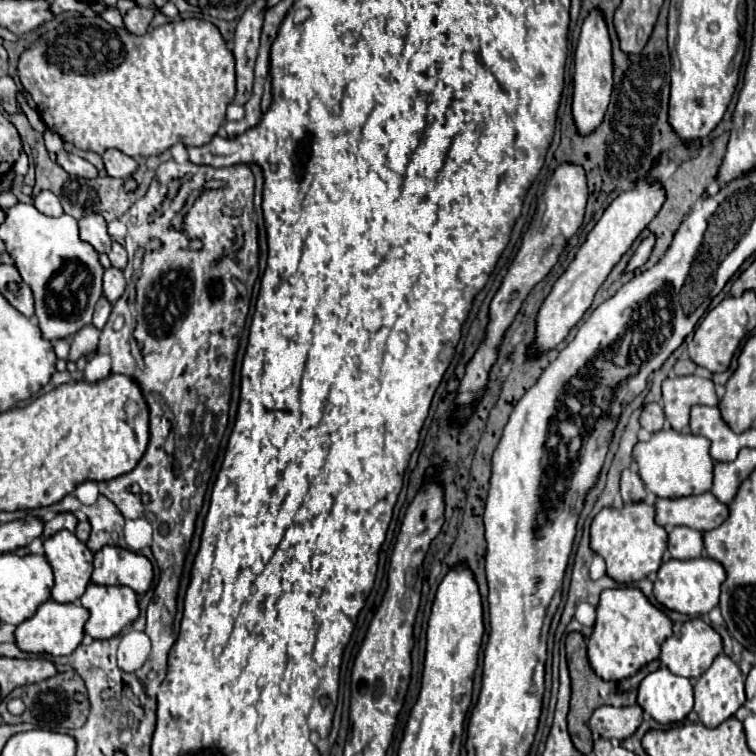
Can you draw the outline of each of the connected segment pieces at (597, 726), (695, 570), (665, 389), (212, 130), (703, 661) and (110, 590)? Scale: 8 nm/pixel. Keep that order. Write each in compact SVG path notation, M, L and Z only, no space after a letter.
M604 705L604 707L598 707L590 717L592 733L604 739L618 739L618 741L630 737L640 723L642 723L640 705L632 705L632 707Z
M698 557L688 561L670 559L662 563L662 567L658 569L658 577L654 581L654 595L658 603L662 603L672 611L686 613L686 615L704 615L718 605L720 585L724 583L724 579L726 579L724 567L710 557Z
M698 375L668 377L662 385L664 413L674 431L686 431L694 405L718 405L712 379Z
M96 15L92 19L74 17L74 19L68 19L66 23L58 25L56 29L50 29L44 35L40 35L38 41L28 51L22 53L22 57L18 61L18 75L20 75L20 81L22 81L24 89L38 103L38 113L40 113L42 121L46 123L46 127L50 131L58 133L64 141L70 141L78 149L84 149L84 151L104 153L106 149L114 147L114 149L118 149L118 151L122 151L122 153L126 153L130 157L160 155L160 153L164 153L166 149L170 149L176 143L184 143L186 147L208 143L218 133L218 129L222 127L222 123L226 119L226 107L236 95L234 55L226 47L226 41L222 39L218 27L208 23L208 21L200 21L200 19L184 19L184 21L176 19L176 21L170 21L170 23L162 25L162 27L156 27L152 33L146 33L144 37L136 37L136 35L128 33L126 29L116 29L116 27L108 25L100 15Z
M700 617L696 619L688 619L678 633L674 633L672 637L668 637L662 643L662 653L660 653L660 661L676 675L688 677L688 679L698 679L714 661L716 655L722 653L722 637L708 625L704 623Z
M90 583L80 601L90 611L84 631L94 639L110 639L118 635L140 613L136 593L122 585L108 587Z

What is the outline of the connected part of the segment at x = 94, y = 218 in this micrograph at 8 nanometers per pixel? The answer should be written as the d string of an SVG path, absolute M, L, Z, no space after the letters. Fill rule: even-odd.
M86 215L78 221L80 225L80 239L90 243L98 253L108 253L112 239L106 231L106 221L102 215Z

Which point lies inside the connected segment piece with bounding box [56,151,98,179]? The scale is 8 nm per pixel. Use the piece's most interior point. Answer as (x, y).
(72, 164)

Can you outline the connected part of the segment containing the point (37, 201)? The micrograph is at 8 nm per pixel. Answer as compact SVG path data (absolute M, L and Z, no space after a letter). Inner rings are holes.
M40 191L34 199L32 199L34 207L44 213L44 215L50 215L50 217L58 217L62 215L62 205L60 205L60 199L52 193L52 191Z

